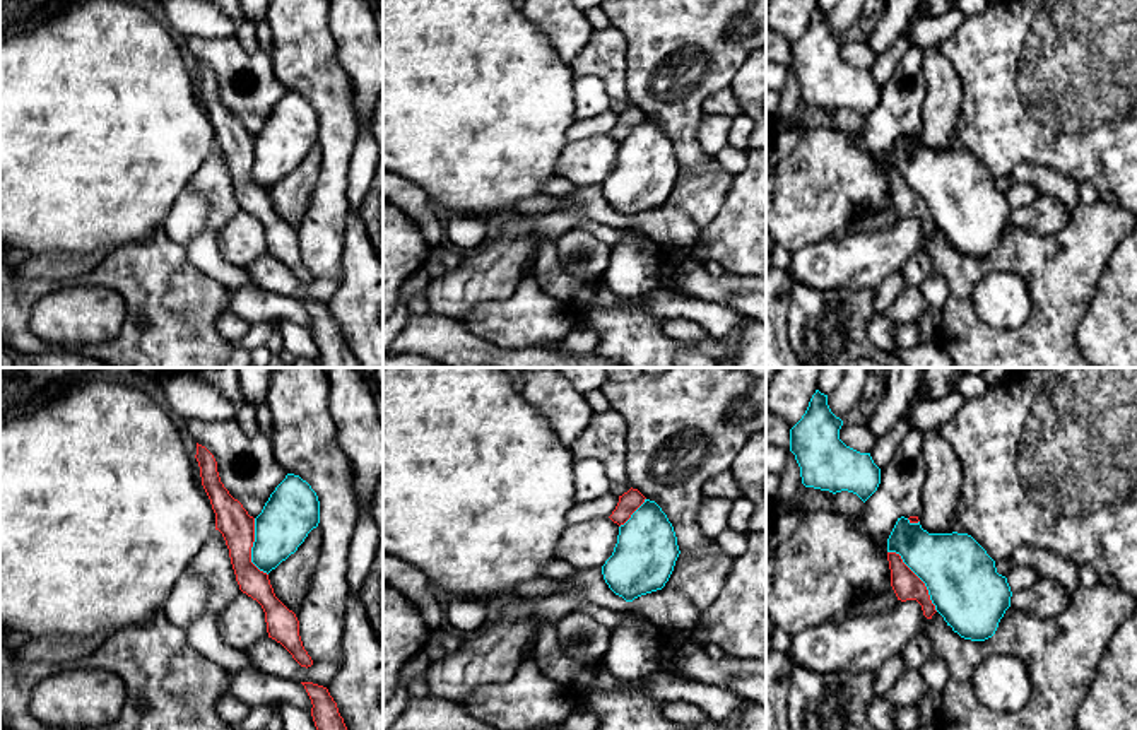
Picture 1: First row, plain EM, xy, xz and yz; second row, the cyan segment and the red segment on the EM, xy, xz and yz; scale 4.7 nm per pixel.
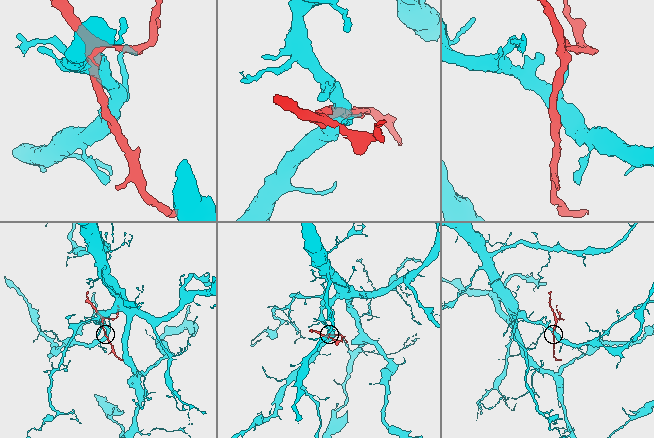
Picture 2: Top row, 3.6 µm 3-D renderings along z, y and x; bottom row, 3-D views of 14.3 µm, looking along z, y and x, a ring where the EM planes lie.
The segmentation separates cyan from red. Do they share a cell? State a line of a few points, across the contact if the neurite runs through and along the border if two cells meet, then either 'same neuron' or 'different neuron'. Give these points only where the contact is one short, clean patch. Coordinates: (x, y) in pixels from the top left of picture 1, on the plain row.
line yz (888, 168), (895, 168), (924, 200), (937, 228); different neuron

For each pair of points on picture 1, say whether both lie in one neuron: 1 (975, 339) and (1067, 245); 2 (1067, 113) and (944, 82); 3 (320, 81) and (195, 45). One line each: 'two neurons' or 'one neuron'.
1: one neuron
2: two neurons
3: two neurons

